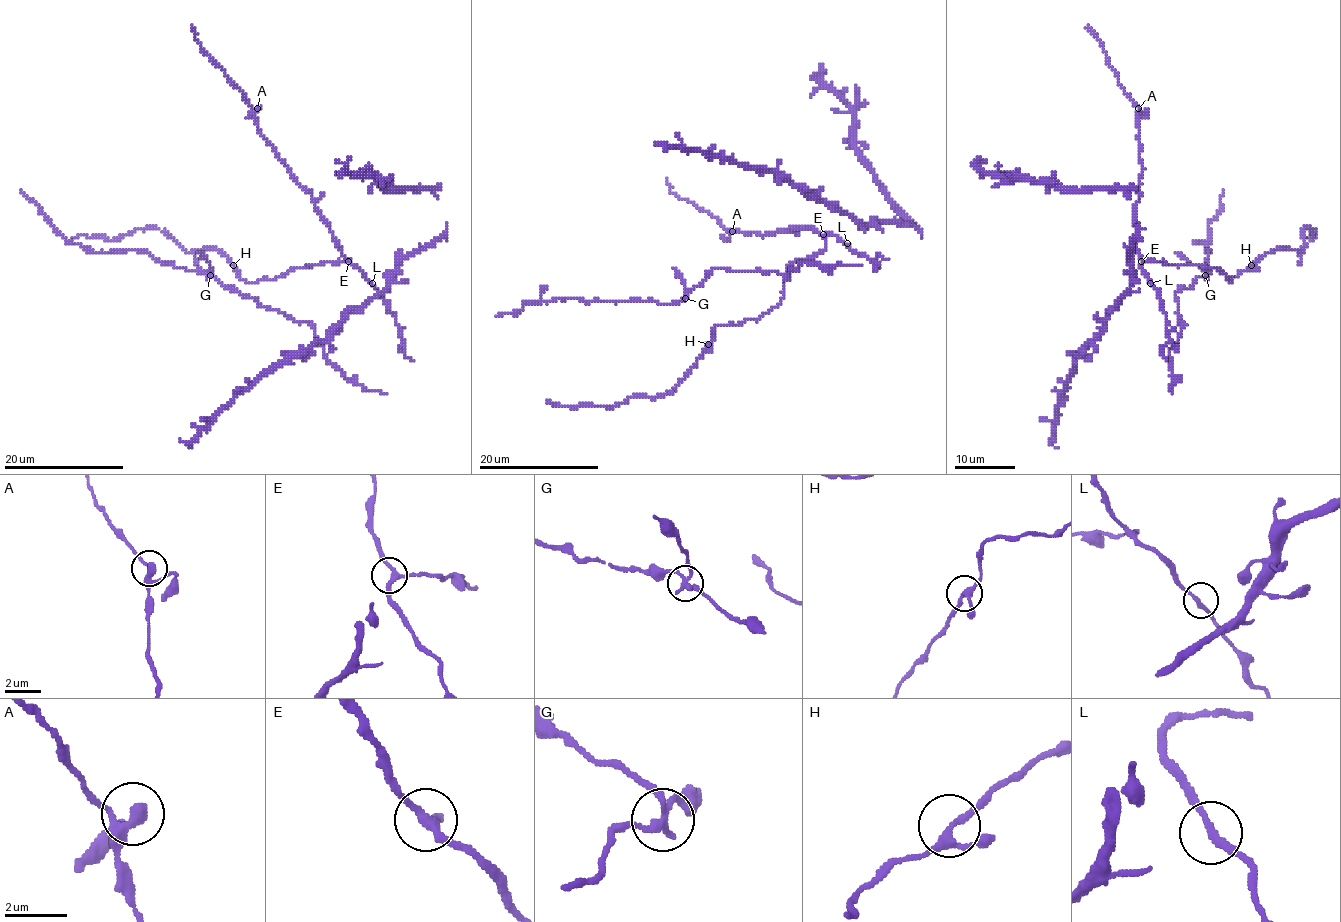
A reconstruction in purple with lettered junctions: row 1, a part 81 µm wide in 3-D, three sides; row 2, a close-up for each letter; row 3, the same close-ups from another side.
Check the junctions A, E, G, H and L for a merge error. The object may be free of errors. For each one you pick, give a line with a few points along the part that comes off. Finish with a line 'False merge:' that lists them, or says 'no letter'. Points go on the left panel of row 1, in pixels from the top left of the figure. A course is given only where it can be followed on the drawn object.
G: foreign part runs (210, 276), (212, 268), (198, 252)
False merge: G

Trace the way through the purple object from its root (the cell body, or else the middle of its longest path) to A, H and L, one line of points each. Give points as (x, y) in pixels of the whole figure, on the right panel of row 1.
A: (1165, 262), (1146, 261), (1135, 246), (1134, 211), (1143, 171), (1138, 108)
H: (1165, 262), (1168, 265), (1215, 267), (1231, 282), (1251, 265)
L: (1165, 262), (1144, 261), (1141, 264), (1141, 270), (1150, 283)

